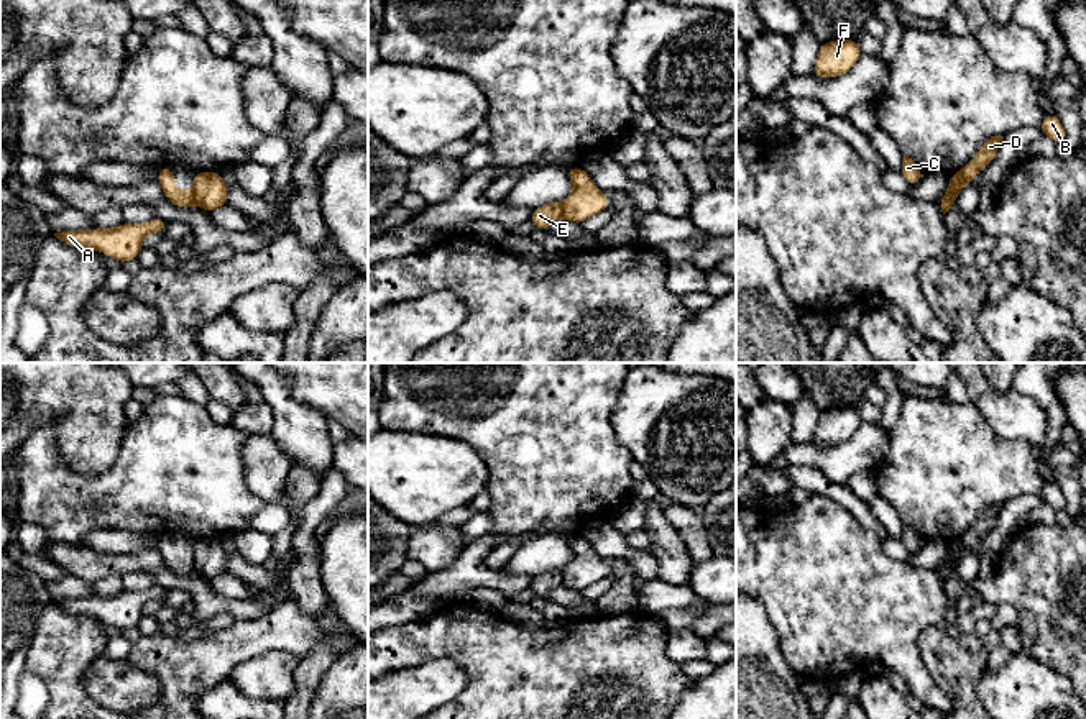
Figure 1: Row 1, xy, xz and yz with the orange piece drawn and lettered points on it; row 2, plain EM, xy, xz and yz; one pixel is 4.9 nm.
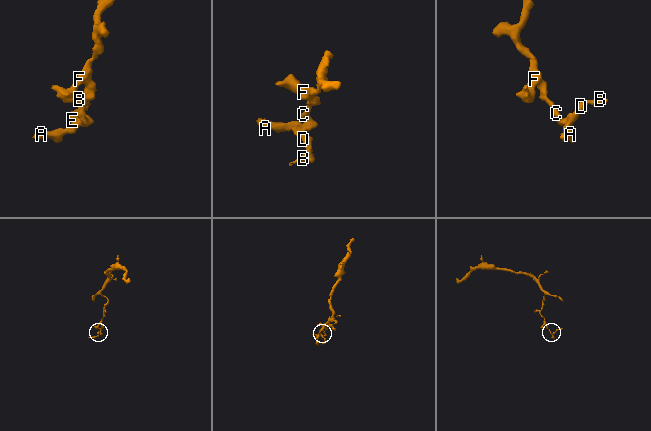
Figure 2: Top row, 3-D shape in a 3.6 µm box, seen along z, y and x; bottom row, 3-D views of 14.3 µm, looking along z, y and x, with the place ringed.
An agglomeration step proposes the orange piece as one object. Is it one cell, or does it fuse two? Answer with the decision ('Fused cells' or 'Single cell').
Fused cells

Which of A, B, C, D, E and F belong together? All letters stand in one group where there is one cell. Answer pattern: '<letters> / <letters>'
A B D E / C F

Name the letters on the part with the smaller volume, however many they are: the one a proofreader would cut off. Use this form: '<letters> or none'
A, B, D, E

